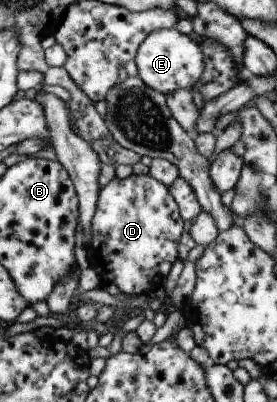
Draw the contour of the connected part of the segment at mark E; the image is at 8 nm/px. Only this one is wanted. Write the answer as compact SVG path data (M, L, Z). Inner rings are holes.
M158 29L149 33L140 43L133 59L138 69L138 76L148 87L163 93L165 96L178 89L193 89L199 77L204 73L204 53L198 43L188 35L176 30Z

